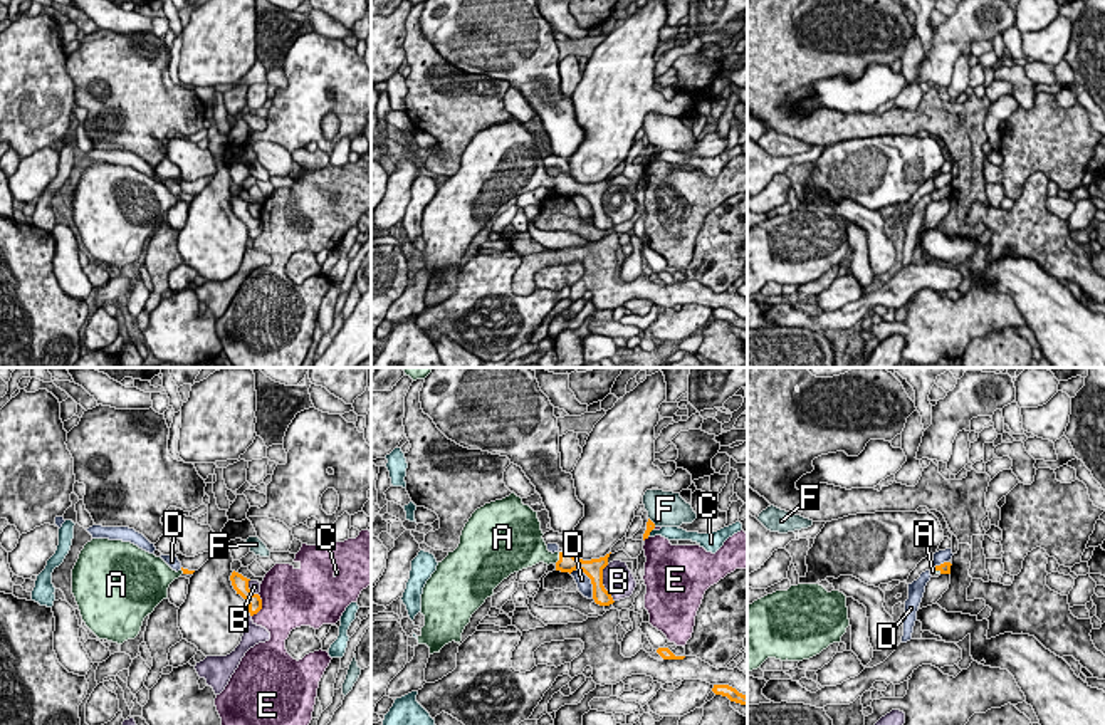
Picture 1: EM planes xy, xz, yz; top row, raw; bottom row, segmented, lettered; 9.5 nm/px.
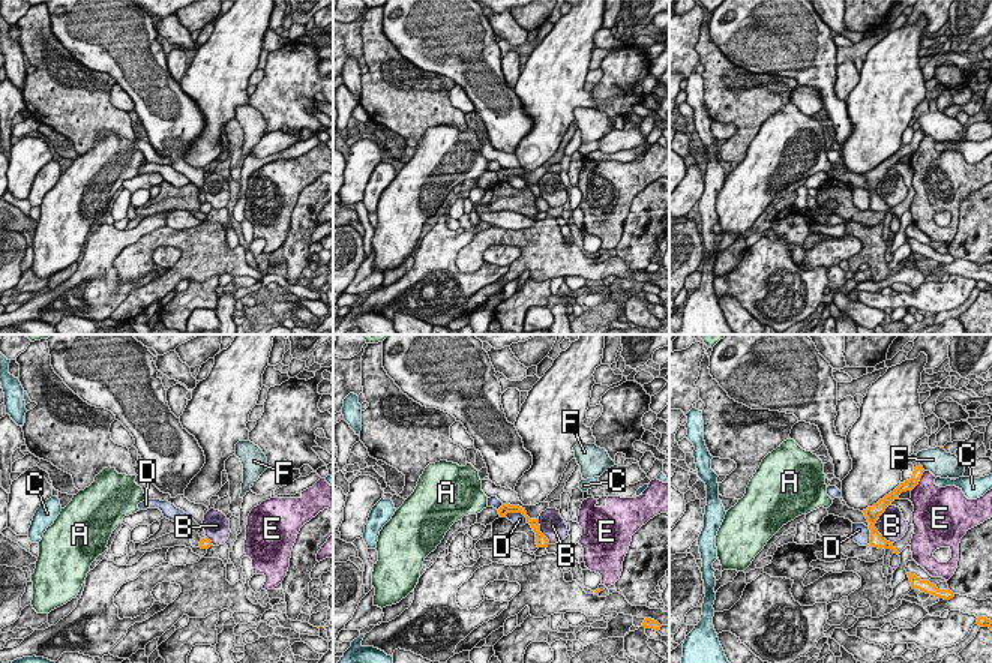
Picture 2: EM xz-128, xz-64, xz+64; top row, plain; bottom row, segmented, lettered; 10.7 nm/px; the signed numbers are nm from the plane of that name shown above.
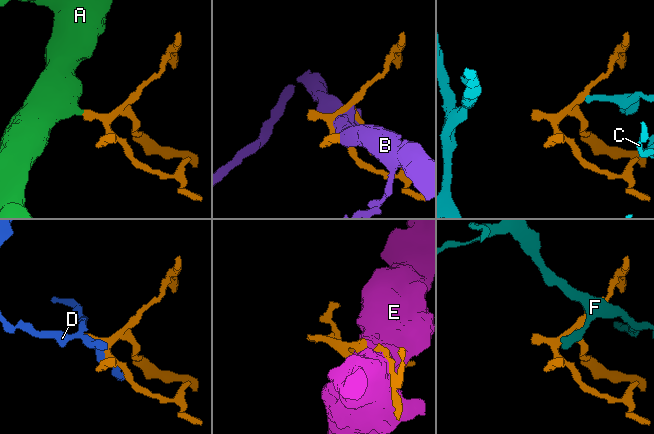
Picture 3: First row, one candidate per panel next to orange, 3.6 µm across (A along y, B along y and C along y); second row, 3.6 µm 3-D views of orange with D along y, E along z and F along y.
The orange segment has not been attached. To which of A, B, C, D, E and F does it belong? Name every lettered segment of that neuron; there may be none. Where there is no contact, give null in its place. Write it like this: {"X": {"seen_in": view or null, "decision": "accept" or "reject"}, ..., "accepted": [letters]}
{"A": {"seen_in": "xz", "decision": "accept"}, "B": {"seen_in": "xz", "decision": "reject"}, "C": {"seen_in": "xz", "decision": "reject"}, "D": {"seen_in": "xz", "decision": "reject"}, "E": {"seen_in": "xy", "decision": "reject"}, "F": {"seen_in": "xz", "decision": "reject"}, "accepted": ["A"]}

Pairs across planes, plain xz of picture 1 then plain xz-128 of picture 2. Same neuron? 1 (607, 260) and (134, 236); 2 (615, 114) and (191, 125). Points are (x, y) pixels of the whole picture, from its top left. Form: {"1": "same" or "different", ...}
{"1": "different", "2": "different"}

